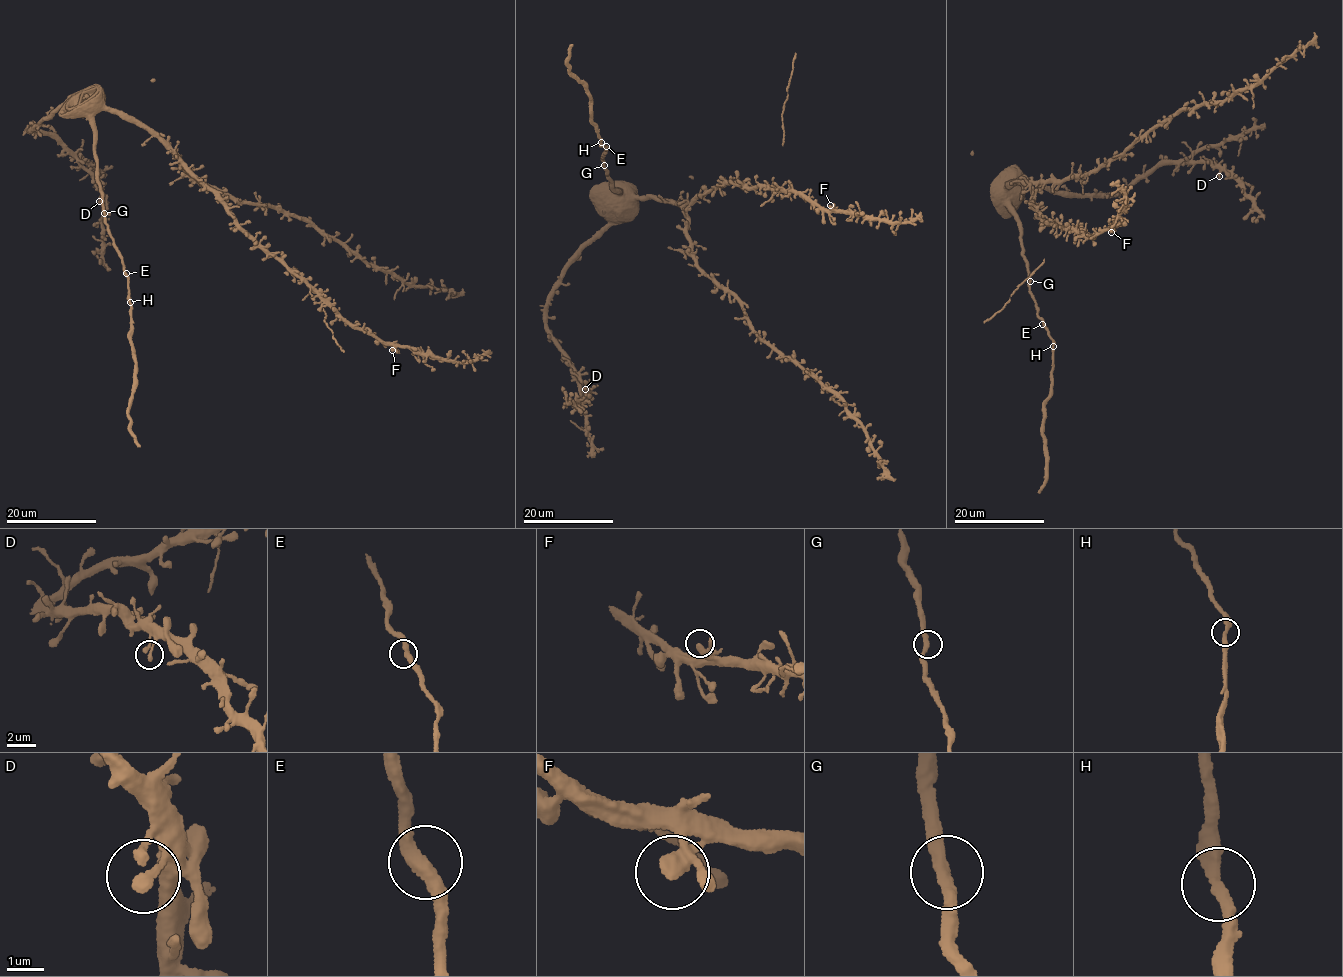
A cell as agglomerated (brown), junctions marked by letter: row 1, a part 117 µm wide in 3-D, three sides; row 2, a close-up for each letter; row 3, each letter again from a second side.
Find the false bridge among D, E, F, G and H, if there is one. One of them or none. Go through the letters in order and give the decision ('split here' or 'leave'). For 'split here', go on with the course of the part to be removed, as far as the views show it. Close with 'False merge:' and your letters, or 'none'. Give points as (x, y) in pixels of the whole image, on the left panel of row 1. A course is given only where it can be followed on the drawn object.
D: leave
E: leave
F: leave
G: leave
H: leave
False merge: none

